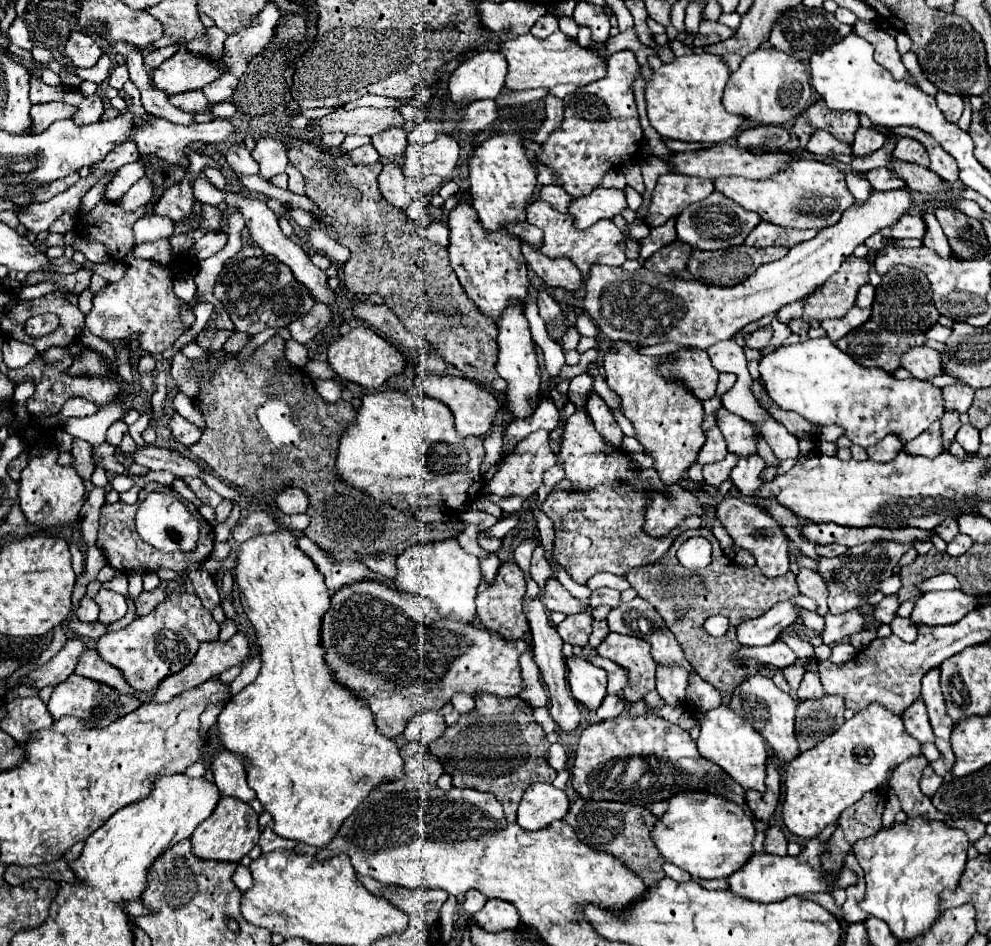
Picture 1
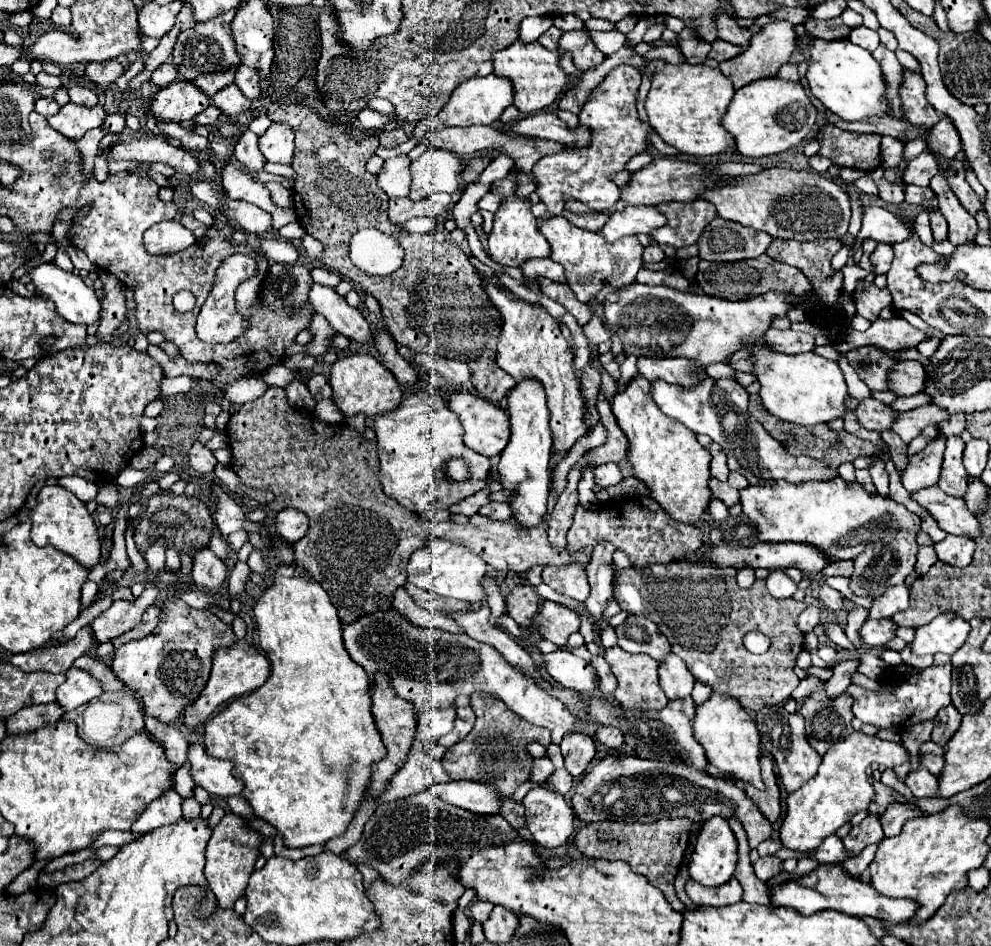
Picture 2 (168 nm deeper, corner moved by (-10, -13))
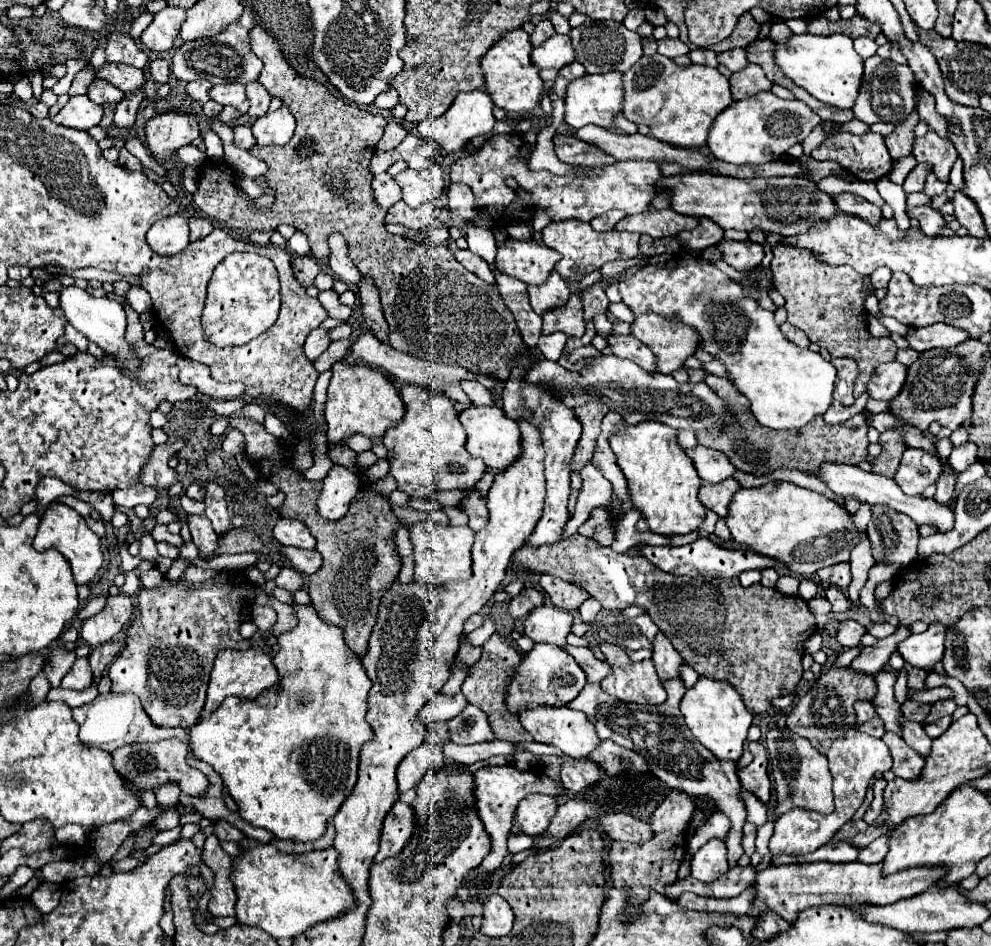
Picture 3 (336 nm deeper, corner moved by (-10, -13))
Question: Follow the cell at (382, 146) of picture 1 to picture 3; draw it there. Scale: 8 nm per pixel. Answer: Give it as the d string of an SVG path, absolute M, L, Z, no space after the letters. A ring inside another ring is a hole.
M380 173L372 179L372 189L374 189L374 199L384 207L392 207L396 201L402 199L402 189L398 187L398 183L394 181L394 177L390 173Z

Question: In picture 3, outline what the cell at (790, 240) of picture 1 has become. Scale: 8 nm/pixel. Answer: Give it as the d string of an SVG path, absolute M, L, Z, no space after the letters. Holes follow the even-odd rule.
M778 245L772 249L774 257L772 257L772 271L774 271L774 281L776 281L776 289L778 293L786 299L784 309L788 311L788 321L792 325L796 325L798 329L802 329L808 339L820 347L826 347L828 353L832 357L856 357L858 365L860 365L860 377L856 379L854 385L854 397L858 399L862 393L866 393L866 385L874 373L874 369L882 363L894 361L896 359L896 345L874 345L872 341L876 341L870 333L868 333L868 313L864 309L864 295L866 289L872 291L870 285L870 277L864 277L860 273L856 273L852 267L832 267L824 261L820 261L812 251L808 249L796 249L790 245Z

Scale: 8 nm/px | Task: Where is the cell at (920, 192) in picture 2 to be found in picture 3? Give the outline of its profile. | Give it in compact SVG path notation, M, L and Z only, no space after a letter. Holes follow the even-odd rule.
M930 173L930 175L928 175L928 181L926 181L926 187L924 187L924 193L926 193L928 197L934 197L934 195L940 195L940 193L944 193L944 191L946 191L946 185L940 183L940 181L936 181L936 177Z

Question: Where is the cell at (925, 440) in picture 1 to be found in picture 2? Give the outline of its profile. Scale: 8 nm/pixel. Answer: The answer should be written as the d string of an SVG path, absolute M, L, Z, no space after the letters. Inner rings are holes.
M944 437L928 443L926 449L910 457L908 467L902 473L902 485L908 491L918 491L938 483L944 457Z

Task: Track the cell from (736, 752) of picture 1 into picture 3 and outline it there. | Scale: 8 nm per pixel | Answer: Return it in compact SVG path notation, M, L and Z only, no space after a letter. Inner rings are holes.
M700 677L692 689L686 689L680 709L682 709L682 715L684 715L686 725L690 727L692 735L706 749L710 749L716 759L734 761L734 763L740 759L748 729L750 729L754 717L746 709L742 697L732 689L732 685L728 685L726 681L712 681L712 679Z

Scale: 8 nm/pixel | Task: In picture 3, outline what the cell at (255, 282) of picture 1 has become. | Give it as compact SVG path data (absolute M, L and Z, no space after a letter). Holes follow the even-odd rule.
M312 255L296 257L294 263L292 263L292 269L294 269L294 277L296 277L296 281L298 281L302 287L310 287L310 285L314 285L316 275L322 271L320 263L318 263Z

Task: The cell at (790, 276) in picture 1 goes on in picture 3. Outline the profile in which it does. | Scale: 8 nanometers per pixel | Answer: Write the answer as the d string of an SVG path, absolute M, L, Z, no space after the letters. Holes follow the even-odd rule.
M642 313L634 317L632 327L632 337L636 337L638 341L642 341L648 349L652 349L652 353L658 359L660 365L660 373L672 373L676 369L680 369L688 357L692 357L700 347L702 347L702 337L694 327L684 325L678 317L662 317L656 313Z

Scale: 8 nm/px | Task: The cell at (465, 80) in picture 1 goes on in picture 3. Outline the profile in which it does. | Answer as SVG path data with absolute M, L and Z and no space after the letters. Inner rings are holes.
M474 89L474 91L468 91L468 93L458 93L458 97L454 99L454 103L450 105L450 109L440 115L440 117L434 117L434 119L424 119L422 123L418 123L418 133L440 145L444 151L448 153L458 153L458 151L464 151L468 141L480 133L488 133L492 131L494 123L496 123L496 117L494 117L494 101L490 97L490 93L486 89Z

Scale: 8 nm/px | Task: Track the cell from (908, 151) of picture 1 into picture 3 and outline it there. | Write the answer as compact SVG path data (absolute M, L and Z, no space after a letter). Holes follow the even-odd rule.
M918 163L906 177L904 181L904 191L906 193L914 193L914 191L922 191L926 177L932 173L932 167L928 163Z

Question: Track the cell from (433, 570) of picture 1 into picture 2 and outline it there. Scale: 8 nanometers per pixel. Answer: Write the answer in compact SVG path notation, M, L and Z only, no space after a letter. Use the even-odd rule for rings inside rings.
M432 535L426 541L426 545L422 545L412 553L406 569L408 569L408 583L422 587L426 591L432 591L440 597L464 599L472 605L472 609L480 607L480 601L484 597L484 589L480 581L486 575L486 563L472 549Z

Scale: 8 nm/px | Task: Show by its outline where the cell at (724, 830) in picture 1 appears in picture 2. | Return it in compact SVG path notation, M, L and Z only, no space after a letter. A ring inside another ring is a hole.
M724 817L704 821L700 839L692 853L690 877L706 887L718 887L732 879L736 869L736 837Z

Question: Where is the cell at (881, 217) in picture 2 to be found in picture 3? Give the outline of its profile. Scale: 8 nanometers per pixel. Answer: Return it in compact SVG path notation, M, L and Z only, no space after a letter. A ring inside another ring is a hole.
M842 193L842 195L834 195L836 199L836 205L844 211L844 213L850 213L850 215L856 215L864 221L868 221L868 225L878 225L880 223L880 217L882 217L882 211L878 205L858 197L858 195L850 195L850 193Z

